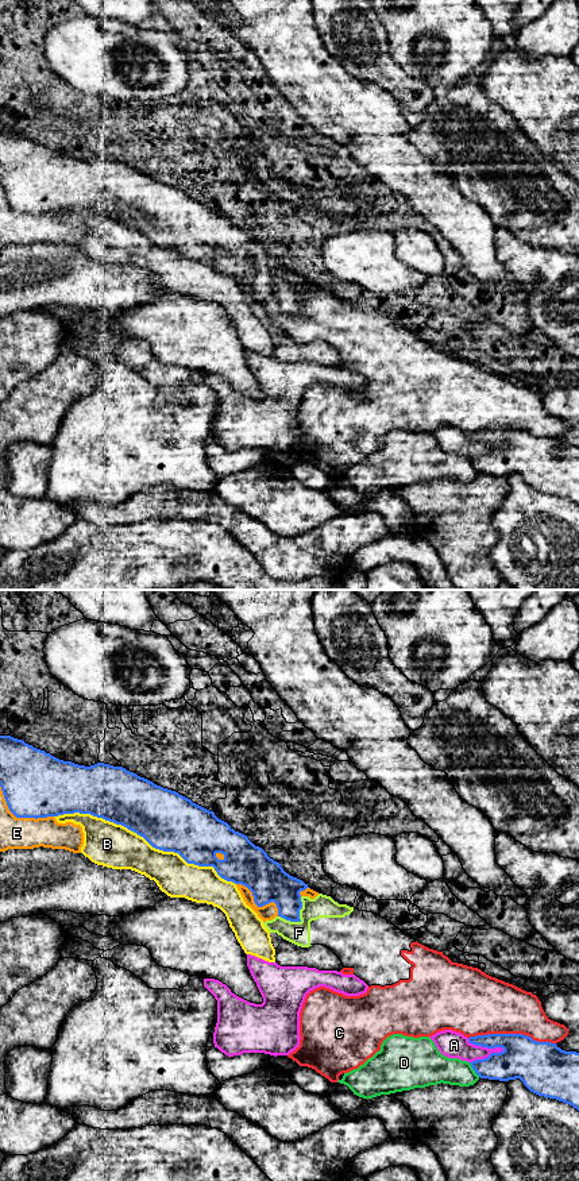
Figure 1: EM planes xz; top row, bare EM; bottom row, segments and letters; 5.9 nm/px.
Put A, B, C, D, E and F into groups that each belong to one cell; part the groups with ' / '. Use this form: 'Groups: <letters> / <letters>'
Groups: A / B / C E F / D

